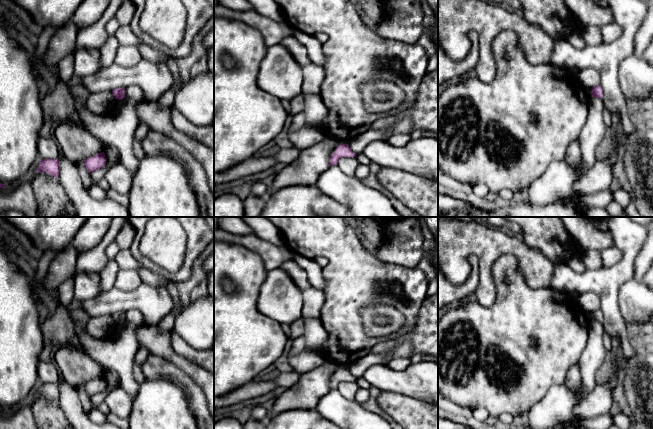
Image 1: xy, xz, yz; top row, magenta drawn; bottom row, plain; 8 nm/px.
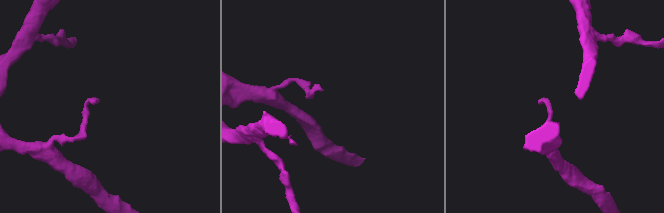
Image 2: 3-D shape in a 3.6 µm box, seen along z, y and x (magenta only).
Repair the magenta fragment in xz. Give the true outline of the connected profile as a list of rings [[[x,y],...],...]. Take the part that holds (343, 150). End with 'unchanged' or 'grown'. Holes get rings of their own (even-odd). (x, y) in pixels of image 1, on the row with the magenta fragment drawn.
[[[348,144],[339,145],[335,151],[331,154],[330,157],[330,166],[337,165],[338,160],[343,157],[356,157],[356,153],[354,153]]]; unchanged

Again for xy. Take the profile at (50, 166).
[[[43,159],[39,160],[39,166],[37,167],[37,174],[42,171],[50,174],[56,178],[59,178],[60,165],[58,159]]]; unchanged

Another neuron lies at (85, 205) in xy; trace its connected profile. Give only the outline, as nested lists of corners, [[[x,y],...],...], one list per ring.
[[[62,153],[57,159],[60,165],[59,181],[77,217],[129,217],[128,208],[118,202],[108,197],[94,199],[83,185],[76,164],[66,159]]]

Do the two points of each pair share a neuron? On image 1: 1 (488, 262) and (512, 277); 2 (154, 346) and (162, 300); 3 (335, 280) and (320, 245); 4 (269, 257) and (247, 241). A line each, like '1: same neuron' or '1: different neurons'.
1: different neurons
2: different neurons
3: same neuron
4: same neuron

